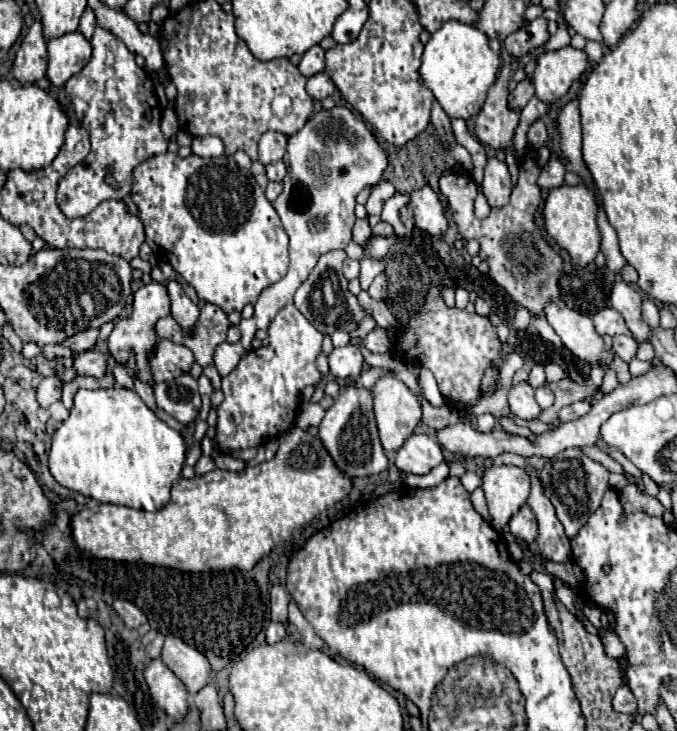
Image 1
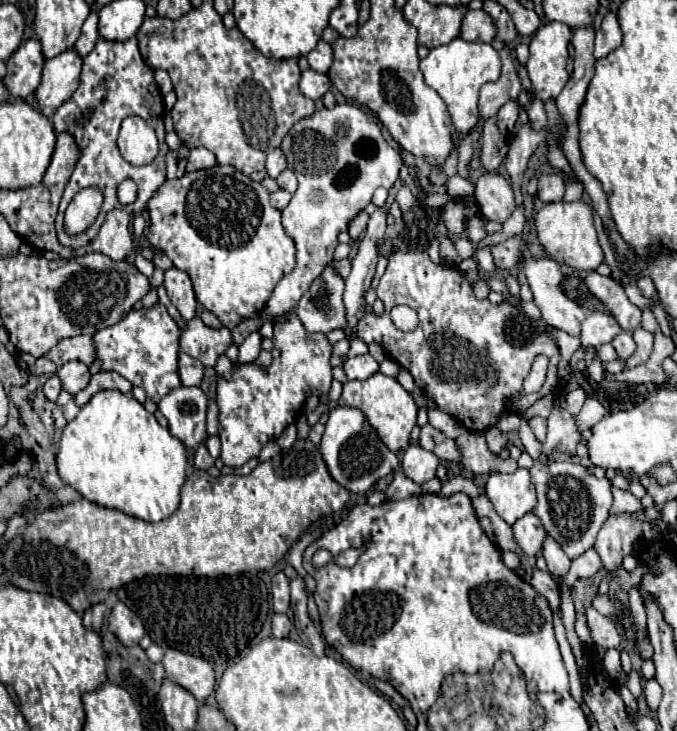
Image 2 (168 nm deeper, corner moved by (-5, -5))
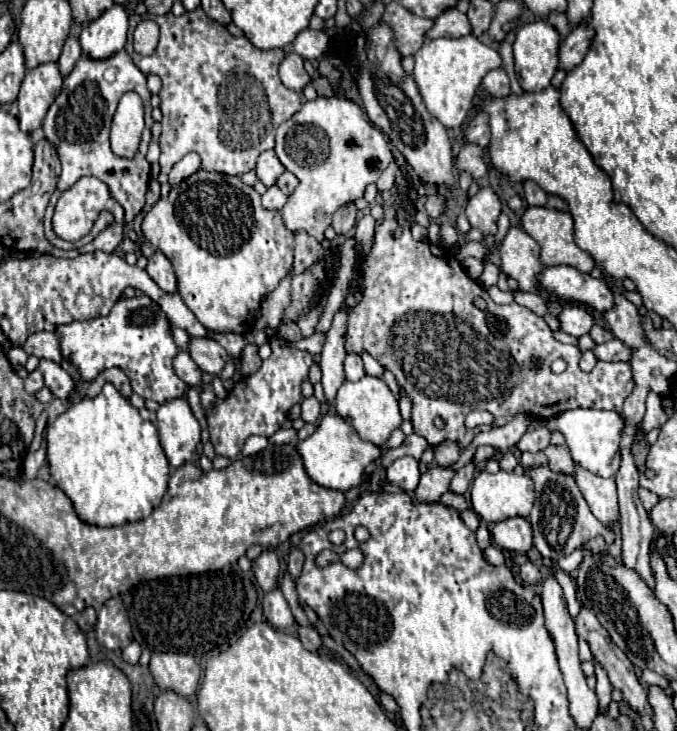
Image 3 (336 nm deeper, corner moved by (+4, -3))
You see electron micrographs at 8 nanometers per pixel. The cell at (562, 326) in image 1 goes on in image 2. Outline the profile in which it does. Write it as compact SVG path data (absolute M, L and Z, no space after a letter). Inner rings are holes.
M525 256L523 258L523 272L527 276L527 282L531 286L531 292L533 292L533 302L535 306L541 310L543 314L543 320L557 328L557 330L563 330L567 332L569 336L575 336L579 338L581 334L581 324L585 320L585 310L581 306L577 306L573 300L569 300L563 290L561 290L561 280L563 280L563 274L559 270L559 264L551 258L533 258L533 256Z

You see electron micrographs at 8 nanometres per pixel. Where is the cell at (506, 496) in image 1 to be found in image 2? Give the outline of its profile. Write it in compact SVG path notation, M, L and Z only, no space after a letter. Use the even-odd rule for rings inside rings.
M517 468L513 474L493 472L487 480L485 494L491 500L495 512L513 526L515 520L525 516L537 506L535 488L529 476L529 470Z

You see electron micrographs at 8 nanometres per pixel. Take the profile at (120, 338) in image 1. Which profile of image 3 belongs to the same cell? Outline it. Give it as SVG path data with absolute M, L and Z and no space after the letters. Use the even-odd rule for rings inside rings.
M144 294L120 298L104 318L64 324L54 332L60 342L62 356L78 368L84 382L92 382L92 378L96 378L102 370L116 366L126 372L132 382L132 390L144 400L152 398L158 404L164 404L168 400L182 398L184 390L188 388L172 370L172 360L178 354L178 346L172 340L168 316Z

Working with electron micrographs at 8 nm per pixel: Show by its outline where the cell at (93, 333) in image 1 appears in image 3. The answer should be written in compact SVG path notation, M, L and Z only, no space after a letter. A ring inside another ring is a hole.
M36 332L22 344L22 348L26 354L32 354L36 358L48 358L54 362L62 360L60 344L54 332Z

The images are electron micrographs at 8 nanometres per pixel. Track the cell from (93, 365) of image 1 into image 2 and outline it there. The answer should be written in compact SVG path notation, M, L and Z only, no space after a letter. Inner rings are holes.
M71 360L69 364L63 364L57 370L57 376L61 378L63 388L69 390L71 394L77 394L79 390L83 390L89 384L89 380L91 380L89 366L81 364L79 360Z

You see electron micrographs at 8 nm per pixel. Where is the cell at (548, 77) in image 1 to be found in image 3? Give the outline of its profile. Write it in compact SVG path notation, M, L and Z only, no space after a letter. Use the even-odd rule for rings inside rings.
M544 20L530 22L516 32L514 68L516 68L516 76L518 76L522 90L540 92L550 86L550 80L554 72L558 70L558 46L560 46L560 34L554 30L554 26L550 26Z

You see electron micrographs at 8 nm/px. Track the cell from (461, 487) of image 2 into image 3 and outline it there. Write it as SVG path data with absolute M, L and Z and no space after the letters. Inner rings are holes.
M446 492L446 494L442 494L440 504L450 506L450 508L456 508L458 512L462 512L462 510L466 510L466 508L468 508L468 504L466 504L464 496L458 496L458 494L454 494L454 492Z

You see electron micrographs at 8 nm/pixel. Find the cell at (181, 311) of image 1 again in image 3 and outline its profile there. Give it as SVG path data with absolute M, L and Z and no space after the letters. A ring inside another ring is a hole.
M154 250L154 254L148 258L146 272L152 276L152 280L154 280L162 290L166 290L166 292L176 292L178 282L176 282L176 276L174 276L174 268L172 268L170 260L168 260L160 250Z

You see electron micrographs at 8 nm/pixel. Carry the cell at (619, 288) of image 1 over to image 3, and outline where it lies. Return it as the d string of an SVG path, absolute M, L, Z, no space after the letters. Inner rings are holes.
M548 266L536 276L538 284L566 302L582 302L598 312L614 306L614 298L604 278L596 280L572 266Z

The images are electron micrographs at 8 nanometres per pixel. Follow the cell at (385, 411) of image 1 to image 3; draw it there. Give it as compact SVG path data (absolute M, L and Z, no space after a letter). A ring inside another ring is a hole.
M364 376L358 382L344 382L336 396L336 412L342 416L366 442L372 442L376 446L384 446L390 438L392 430L400 428L402 416L398 410L398 400L392 396L390 388L382 378Z

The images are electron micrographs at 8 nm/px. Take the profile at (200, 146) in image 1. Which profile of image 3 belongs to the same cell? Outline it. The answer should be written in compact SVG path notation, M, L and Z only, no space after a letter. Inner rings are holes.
M194 152L186 154L186 156L184 156L180 162L176 162L174 168L170 170L170 174L168 174L168 184L170 184L170 186L180 184L184 178L192 176L194 172L198 172L198 168L200 168L200 158L198 158Z

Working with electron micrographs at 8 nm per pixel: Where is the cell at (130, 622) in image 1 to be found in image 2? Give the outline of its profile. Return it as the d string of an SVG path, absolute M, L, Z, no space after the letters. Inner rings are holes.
M117 602L113 606L113 612L109 616L109 628L125 646L137 644L145 634L143 622L123 602Z

